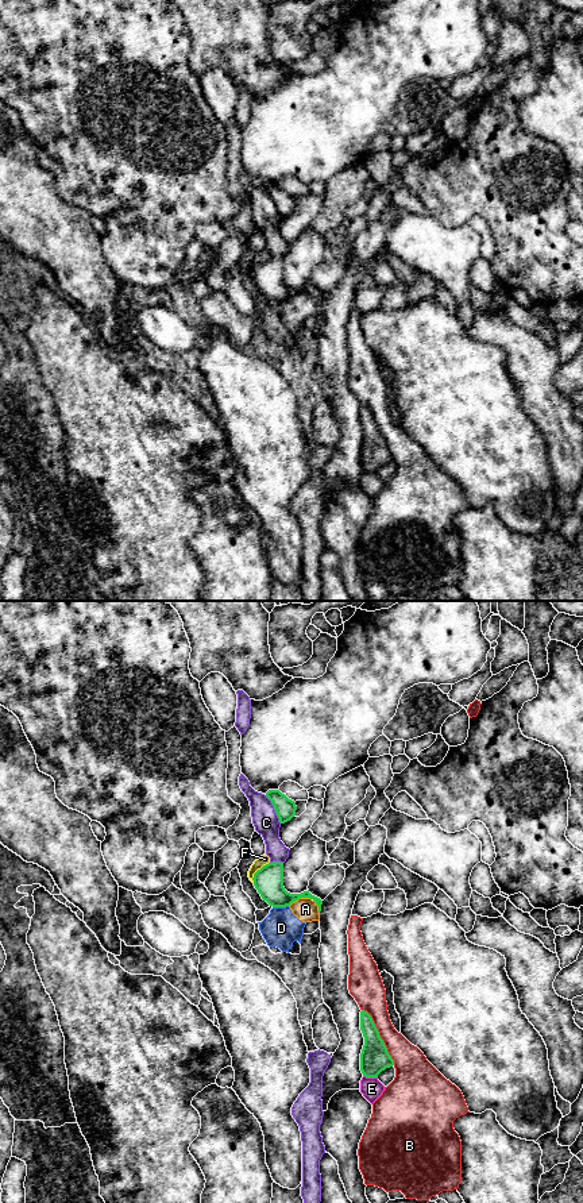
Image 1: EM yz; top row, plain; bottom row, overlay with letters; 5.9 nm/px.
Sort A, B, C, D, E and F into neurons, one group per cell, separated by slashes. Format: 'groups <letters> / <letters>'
groups A D / B / C / E / F

